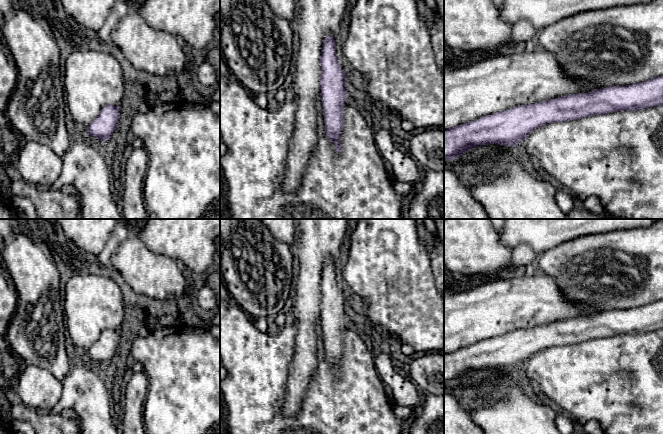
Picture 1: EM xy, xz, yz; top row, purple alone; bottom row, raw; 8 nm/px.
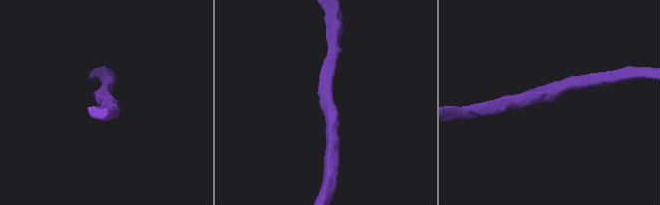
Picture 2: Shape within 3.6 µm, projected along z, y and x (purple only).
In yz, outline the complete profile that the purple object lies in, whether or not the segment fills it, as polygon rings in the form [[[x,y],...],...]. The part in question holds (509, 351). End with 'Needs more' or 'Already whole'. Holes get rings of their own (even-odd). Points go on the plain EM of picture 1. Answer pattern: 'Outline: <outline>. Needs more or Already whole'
Outline: [[[540,271],[532,276],[503,275],[473,289],[444,294],[444,385],[484,368],[515,370],[535,353],[551,346],[571,345],[590,339],[632,335],[663,328],[663,300],[625,310],[599,311],[594,305],[567,300],[556,280]]]. Needs more

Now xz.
Outline: [[[297,219],[299,237],[295,246],[296,258],[299,261],[299,273],[296,282],[296,290],[293,293],[294,301],[292,306],[292,322],[296,325],[295,349],[289,370],[286,398],[283,407],[283,414],[286,417],[297,414],[304,402],[307,387],[317,369],[317,323],[320,320],[323,329],[325,355],[328,363],[334,366],[335,376],[341,373],[338,365],[343,354],[343,333],[346,327],[347,316],[345,314],[344,294],[340,290],[336,280],[336,262],[340,255],[340,249],[349,219]]]. Needs more

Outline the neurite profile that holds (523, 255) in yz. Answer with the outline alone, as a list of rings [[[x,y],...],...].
[[[525,244],[517,246],[512,253],[513,264],[519,269],[524,269],[528,264],[537,265],[538,256],[531,247]]]

